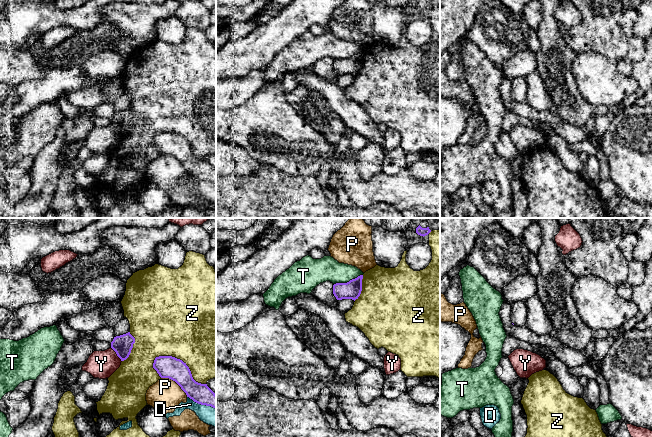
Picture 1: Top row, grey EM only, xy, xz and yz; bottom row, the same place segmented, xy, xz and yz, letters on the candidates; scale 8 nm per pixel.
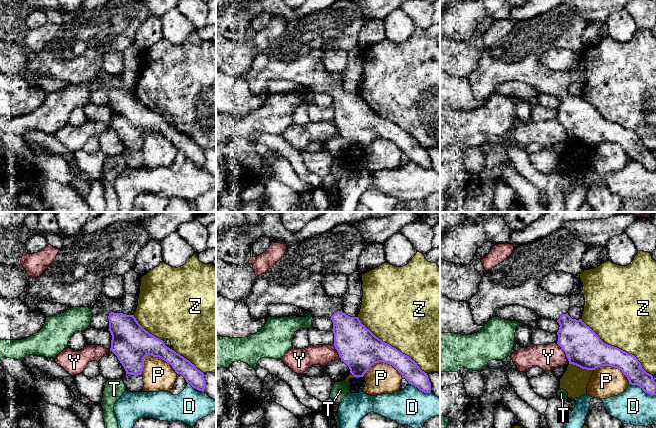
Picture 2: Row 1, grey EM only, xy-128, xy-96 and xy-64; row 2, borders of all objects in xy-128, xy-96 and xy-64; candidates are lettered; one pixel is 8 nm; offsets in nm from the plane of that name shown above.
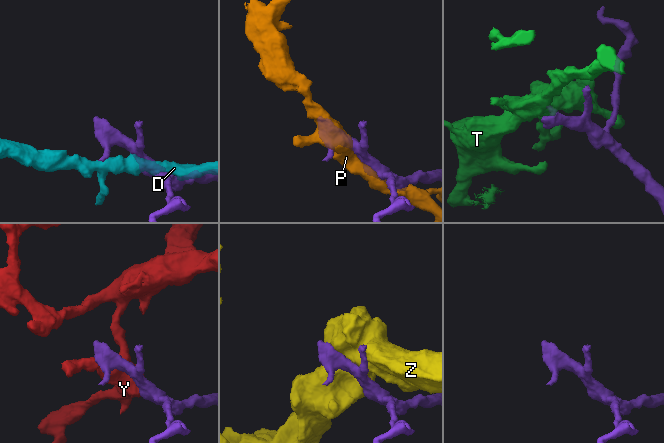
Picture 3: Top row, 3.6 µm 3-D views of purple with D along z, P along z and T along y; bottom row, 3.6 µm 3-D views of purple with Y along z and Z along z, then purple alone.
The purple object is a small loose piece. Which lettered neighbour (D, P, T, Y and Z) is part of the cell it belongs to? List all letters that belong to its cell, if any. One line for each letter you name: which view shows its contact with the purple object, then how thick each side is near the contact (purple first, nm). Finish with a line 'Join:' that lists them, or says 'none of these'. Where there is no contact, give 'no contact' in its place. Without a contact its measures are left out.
Join: none of these

